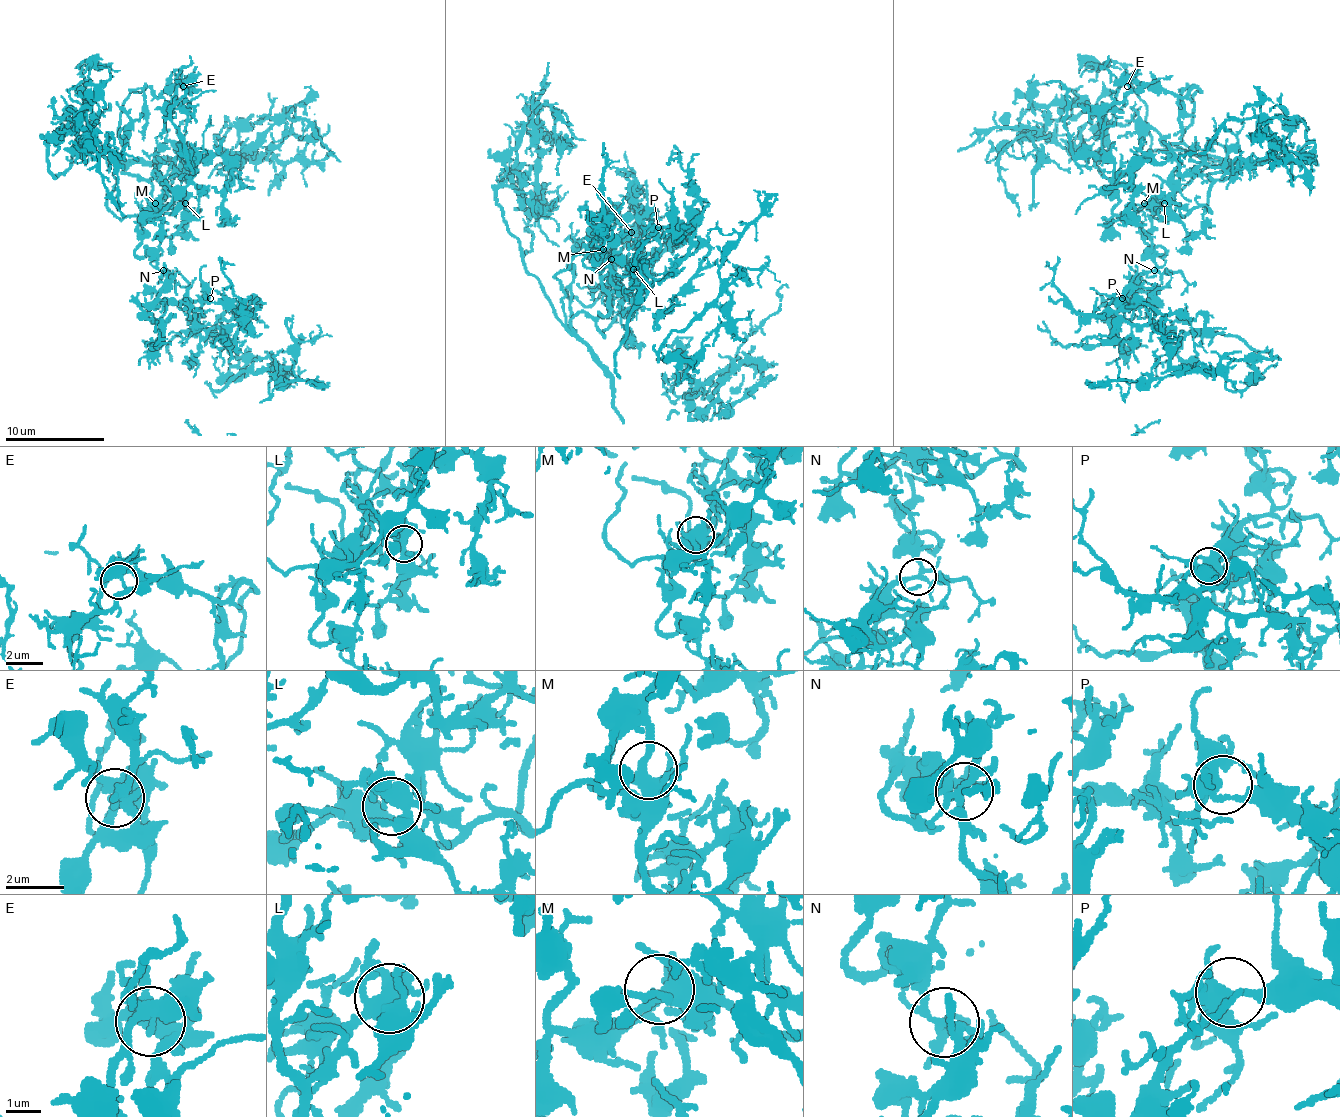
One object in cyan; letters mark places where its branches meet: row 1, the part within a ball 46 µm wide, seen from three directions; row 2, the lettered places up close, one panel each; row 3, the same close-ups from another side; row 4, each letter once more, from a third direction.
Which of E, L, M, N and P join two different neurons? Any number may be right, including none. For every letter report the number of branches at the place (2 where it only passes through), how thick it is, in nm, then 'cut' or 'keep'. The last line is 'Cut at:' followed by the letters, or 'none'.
E: branches 5; calibre 400 nm; keep
L: branches 7; calibre 480 nm; keep
M: branches 5; calibre 400 nm; keep
N: branches 6; calibre 200 nm; keep
P: branches 5; calibre 420 nm; keep
Cut at: none

